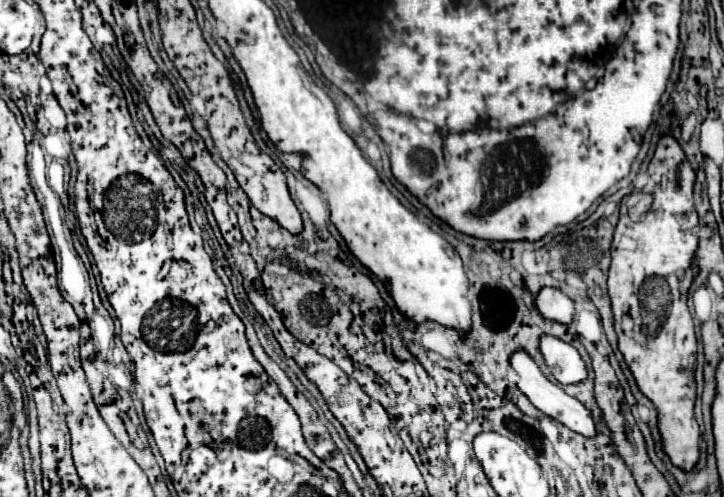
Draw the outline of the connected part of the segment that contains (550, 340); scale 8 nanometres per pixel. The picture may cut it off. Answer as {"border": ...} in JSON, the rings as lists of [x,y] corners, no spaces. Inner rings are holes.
{"border":[[[543,336],[539,348],[559,384],[579,384],[587,378],[585,360],[571,344],[553,336]]]}

